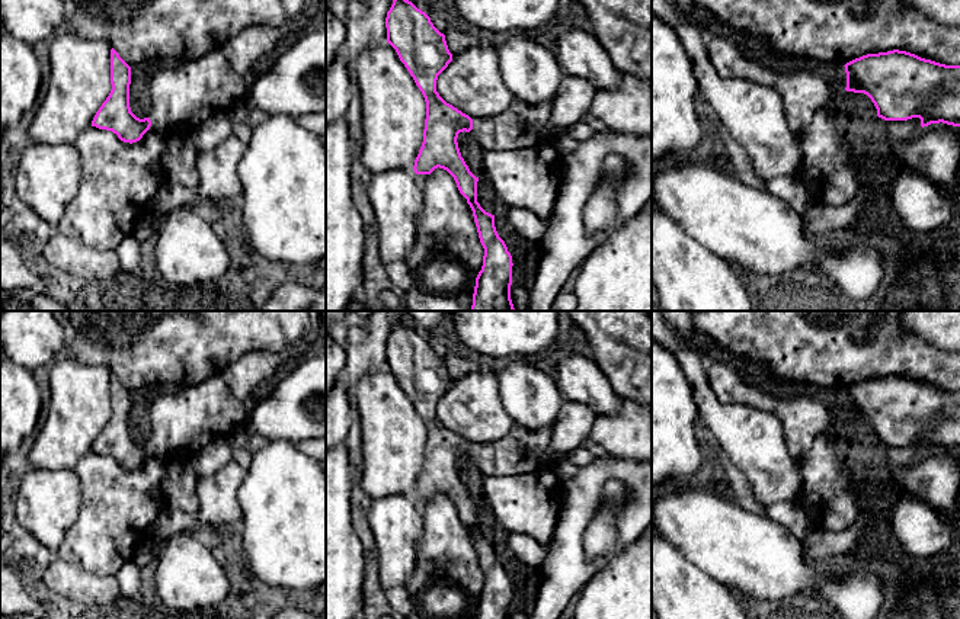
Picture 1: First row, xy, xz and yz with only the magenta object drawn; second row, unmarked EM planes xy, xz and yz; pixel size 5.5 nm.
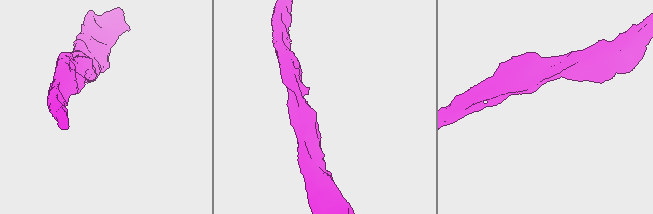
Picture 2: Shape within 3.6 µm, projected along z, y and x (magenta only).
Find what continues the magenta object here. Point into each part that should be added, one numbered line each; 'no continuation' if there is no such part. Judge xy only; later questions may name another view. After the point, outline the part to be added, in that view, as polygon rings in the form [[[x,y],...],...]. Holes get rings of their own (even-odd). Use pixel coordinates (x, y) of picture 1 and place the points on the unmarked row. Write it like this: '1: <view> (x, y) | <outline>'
1: xy (182, 425) | [[[218,373],[176,394],[157,397],[148,413],[150,455],[192,461],[212,439],[246,427],[249,405],[231,394]]]

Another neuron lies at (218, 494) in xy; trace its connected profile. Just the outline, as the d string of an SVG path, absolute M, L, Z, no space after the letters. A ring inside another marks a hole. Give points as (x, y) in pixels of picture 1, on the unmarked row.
M234 459L227 462L215 474L198 478L196 497L199 501L198 525L220 527L240 525L243 519L239 504L239 491L247 471Z

